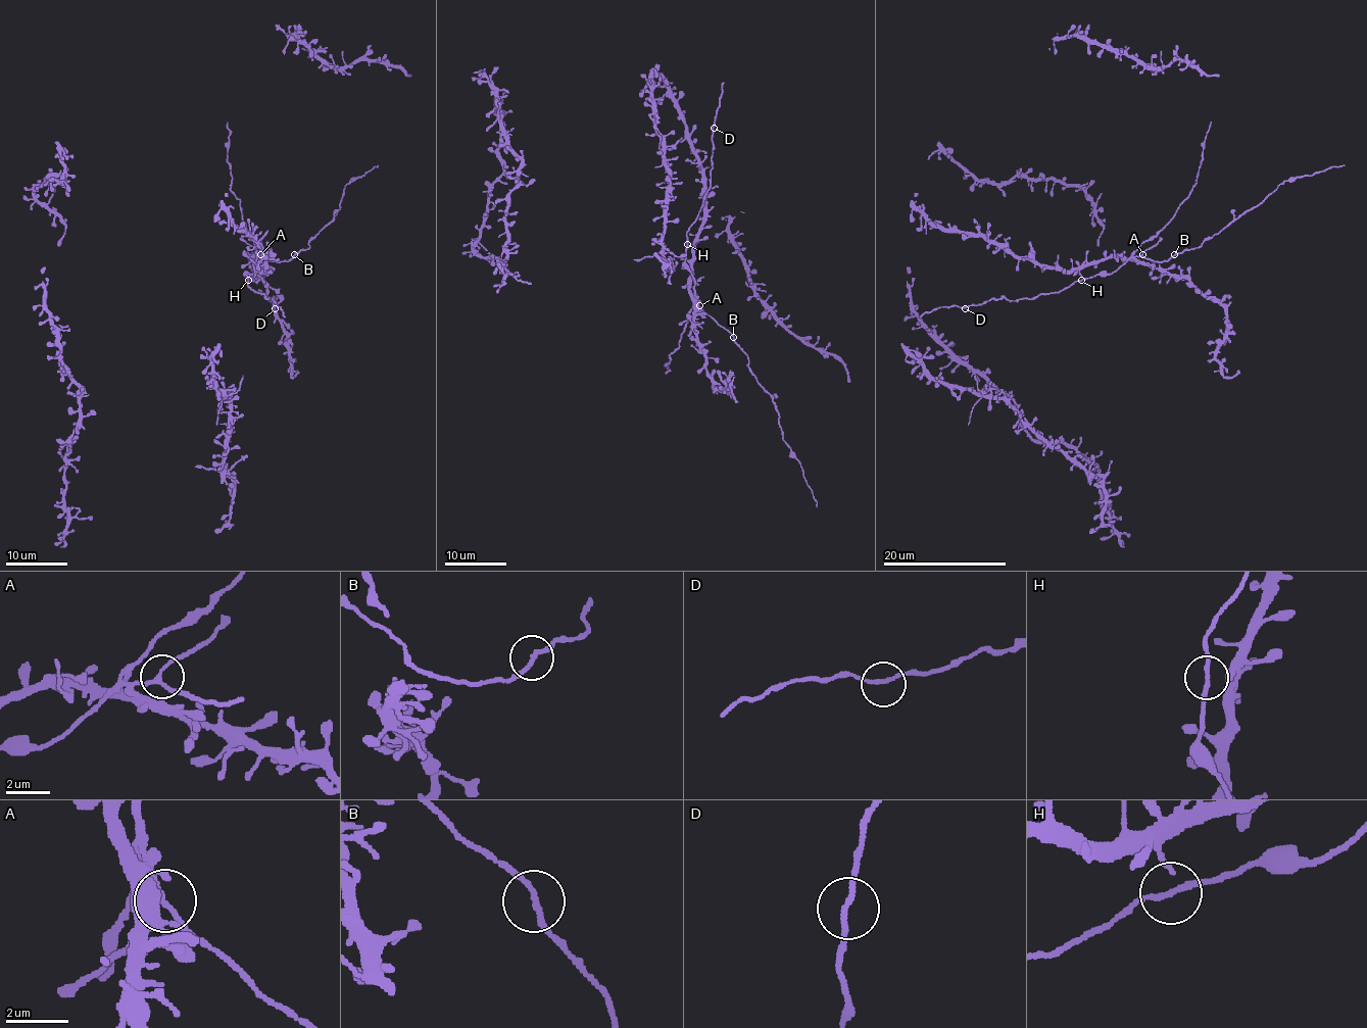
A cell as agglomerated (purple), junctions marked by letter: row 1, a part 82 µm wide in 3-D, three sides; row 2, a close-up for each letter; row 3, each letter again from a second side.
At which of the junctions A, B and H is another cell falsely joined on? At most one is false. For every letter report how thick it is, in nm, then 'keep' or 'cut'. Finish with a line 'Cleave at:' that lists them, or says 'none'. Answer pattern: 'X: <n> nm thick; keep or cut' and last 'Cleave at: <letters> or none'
A: 160 nm thick; keep
B: 170 nm thick; keep
H: 140 nm thick; keep
Cleave at: none

